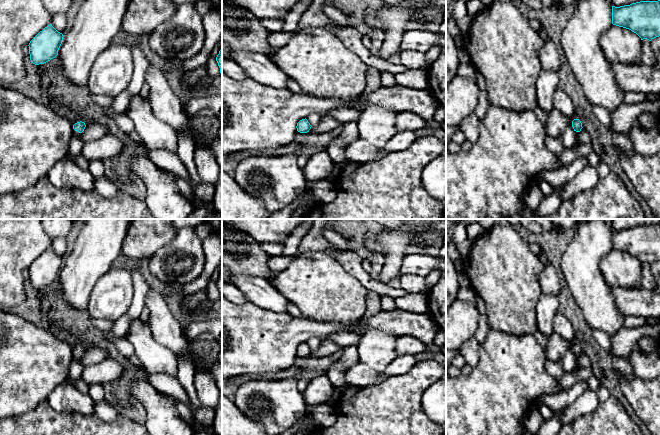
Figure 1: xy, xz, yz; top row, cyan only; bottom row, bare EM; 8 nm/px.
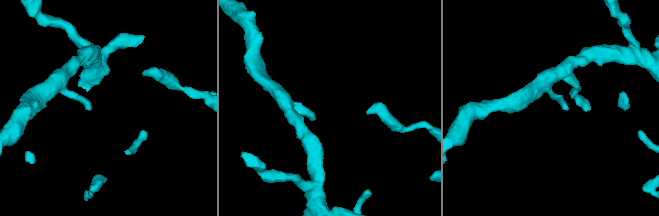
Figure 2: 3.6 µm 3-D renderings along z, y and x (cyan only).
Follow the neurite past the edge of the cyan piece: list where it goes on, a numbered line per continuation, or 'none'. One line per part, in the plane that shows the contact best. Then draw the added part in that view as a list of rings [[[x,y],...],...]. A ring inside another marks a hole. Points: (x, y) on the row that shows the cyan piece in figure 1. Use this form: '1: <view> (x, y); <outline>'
1: xy (76, 144); [[[73,130],[72,139],[70,142],[69,148],[69,158],[72,160],[75,156],[81,154],[82,147],[84,145],[83,140],[81,139],[81,134],[78,131]]]

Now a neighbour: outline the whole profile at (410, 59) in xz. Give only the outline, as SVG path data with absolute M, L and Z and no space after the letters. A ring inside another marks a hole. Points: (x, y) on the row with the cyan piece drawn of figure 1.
M405 50L400 52L401 64L407 69L425 69L427 62L425 53L413 50Z

